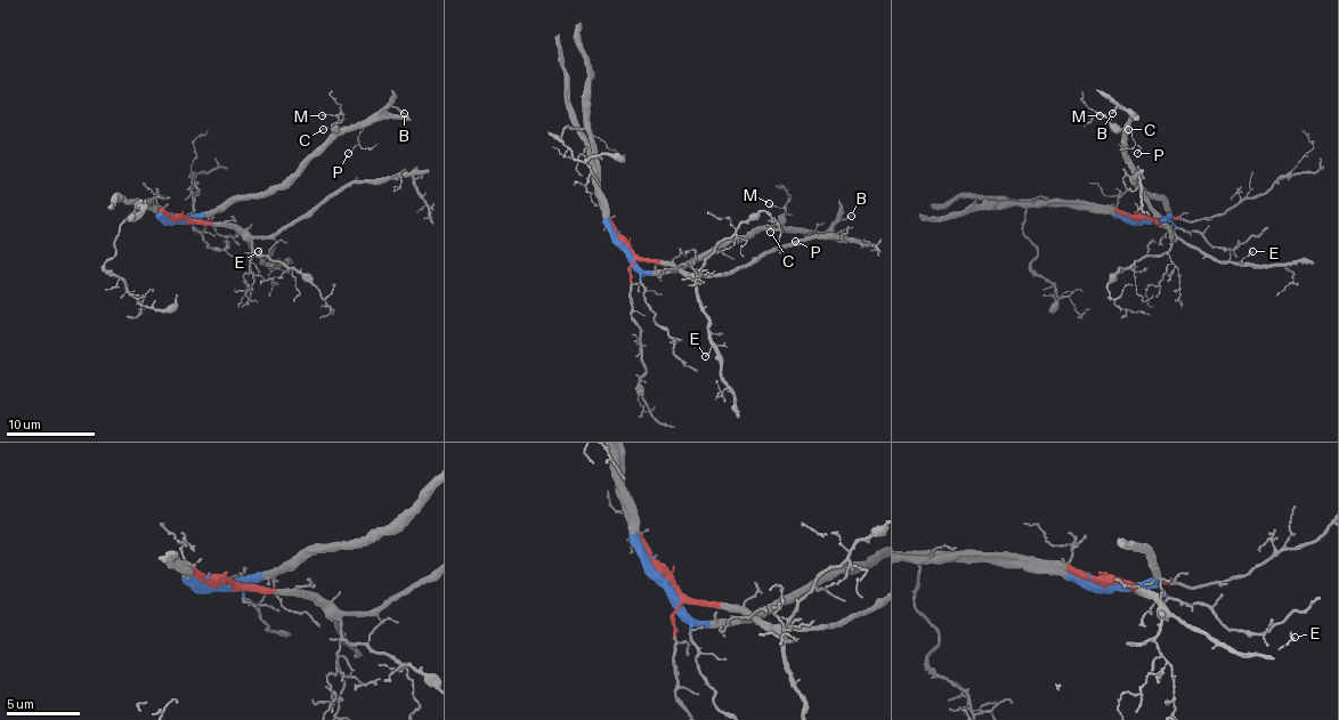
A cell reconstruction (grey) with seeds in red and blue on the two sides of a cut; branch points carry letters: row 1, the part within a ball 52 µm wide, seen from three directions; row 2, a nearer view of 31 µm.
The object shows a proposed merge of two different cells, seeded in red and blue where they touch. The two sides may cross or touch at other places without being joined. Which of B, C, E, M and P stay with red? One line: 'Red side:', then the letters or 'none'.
Red side: E

